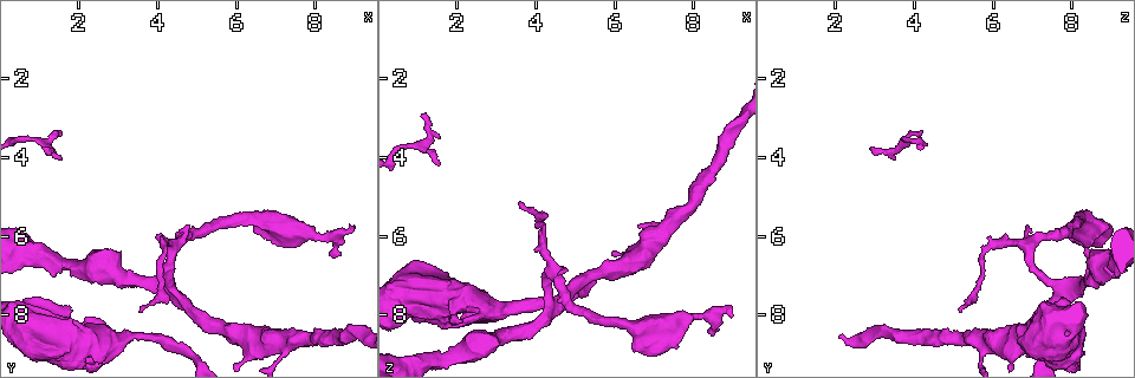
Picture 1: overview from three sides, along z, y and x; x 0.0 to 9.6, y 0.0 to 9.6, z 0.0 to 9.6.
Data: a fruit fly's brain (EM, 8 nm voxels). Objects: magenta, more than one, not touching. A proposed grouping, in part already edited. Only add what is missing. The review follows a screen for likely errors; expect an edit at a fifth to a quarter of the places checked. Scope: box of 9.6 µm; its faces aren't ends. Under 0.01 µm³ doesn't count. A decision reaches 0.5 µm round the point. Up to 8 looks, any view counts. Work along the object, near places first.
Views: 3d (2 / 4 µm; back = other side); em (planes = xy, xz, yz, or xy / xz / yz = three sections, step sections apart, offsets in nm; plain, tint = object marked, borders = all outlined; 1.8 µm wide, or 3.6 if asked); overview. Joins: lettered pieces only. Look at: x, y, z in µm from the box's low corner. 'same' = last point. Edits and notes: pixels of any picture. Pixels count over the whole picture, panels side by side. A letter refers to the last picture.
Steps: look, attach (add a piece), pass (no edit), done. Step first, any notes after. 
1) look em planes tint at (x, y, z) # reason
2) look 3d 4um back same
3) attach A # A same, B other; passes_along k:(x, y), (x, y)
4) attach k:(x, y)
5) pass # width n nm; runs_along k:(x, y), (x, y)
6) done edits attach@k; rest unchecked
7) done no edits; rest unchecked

look 3d 2um at (9.00, 5.75, 8.00) # branch stops here

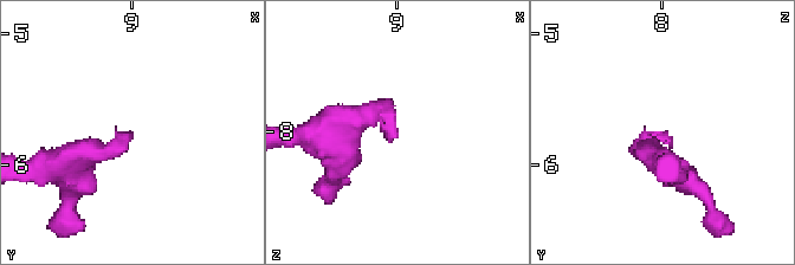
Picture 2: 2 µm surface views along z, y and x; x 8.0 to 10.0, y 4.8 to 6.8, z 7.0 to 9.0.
look em planes tint at (9.00, 5.78, 8.04) # now the EM

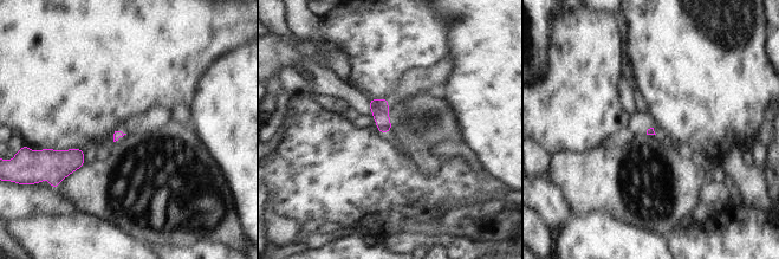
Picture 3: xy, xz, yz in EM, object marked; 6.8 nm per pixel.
look em planes borders same # what lies round it

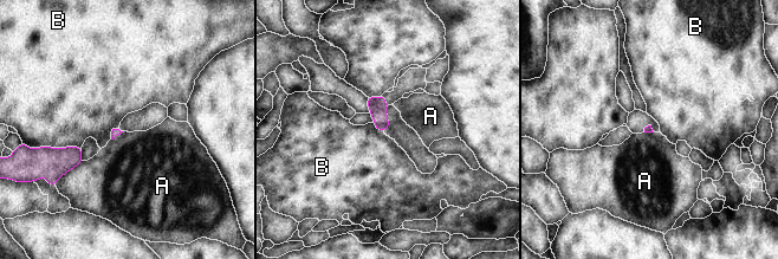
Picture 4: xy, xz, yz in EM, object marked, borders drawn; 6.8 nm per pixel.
pass # A other, B other; none of them fits

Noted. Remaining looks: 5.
look 3d 4um at (6.85, 5.75, 8.60) # abrupt turn

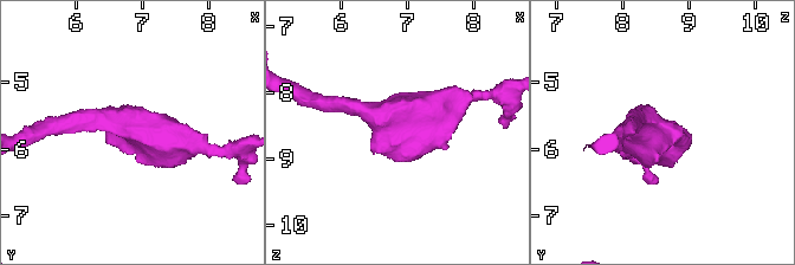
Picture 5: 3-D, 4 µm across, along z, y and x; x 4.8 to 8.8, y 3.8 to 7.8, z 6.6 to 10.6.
look em 3.6um planes plain at (6.90, 5.80, 8.60)

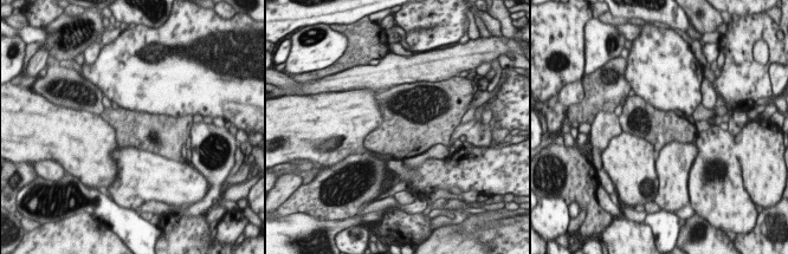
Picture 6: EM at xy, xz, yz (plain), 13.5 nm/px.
look em 3.6um planes borders same

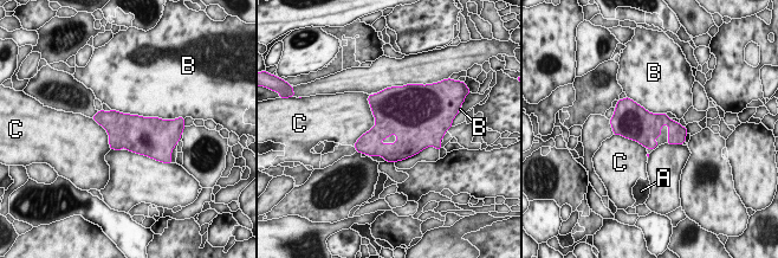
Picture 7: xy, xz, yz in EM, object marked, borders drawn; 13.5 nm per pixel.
pass # A other, B other, C other; border 7:(374, 94), (375, 123), (354, 146); no lettered piece goes on from it

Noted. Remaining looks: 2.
look 3d 4um at (1.50, 3.30, 4.20) # an open end

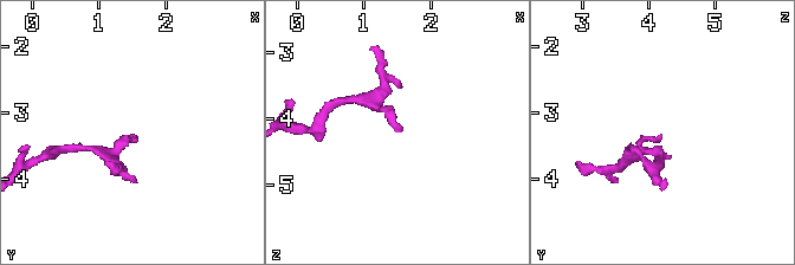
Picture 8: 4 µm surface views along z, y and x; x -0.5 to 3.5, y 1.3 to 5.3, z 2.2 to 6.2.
look em planes borders at (1.60, 3.35, 4.20) # shape alone is not enough

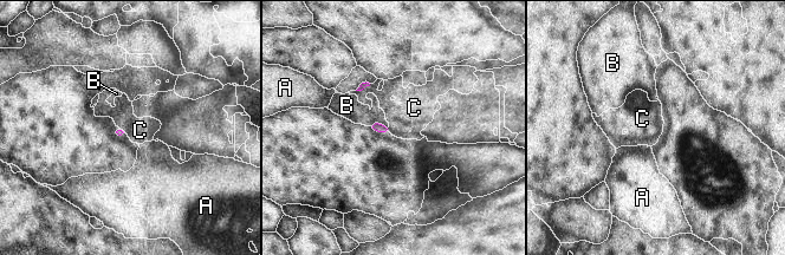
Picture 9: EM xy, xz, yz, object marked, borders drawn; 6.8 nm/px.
pass # A other, B other, C other; none of them fits

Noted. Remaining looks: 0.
done no edits; rest unchecked

